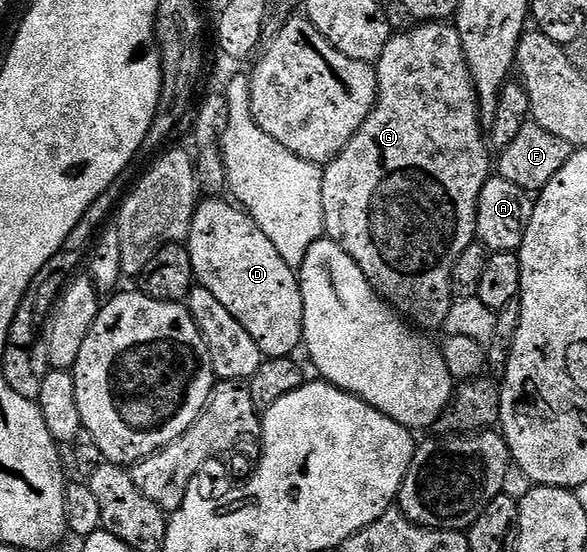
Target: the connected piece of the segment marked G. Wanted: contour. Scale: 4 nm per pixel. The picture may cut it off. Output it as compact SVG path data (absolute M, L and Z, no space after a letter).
M447 21L425 22L393 33L392 39L388 41L382 52L382 56L375 62L374 69L376 71L376 103L370 116L362 124L362 128L358 128L358 132L350 140L350 144L346 144L346 148L342 148L342 152L333 162L323 167L324 232L334 244L338 244L342 248L342 252L346 252L352 257L354 264L358 264L358 268L362 268L368 283L376 289L377 294L397 314L425 331L439 331L443 327L454 301L451 292L451 269L454 268L455 261L462 255L462 252L466 251L468 246L473 245L476 238L476 209L479 204L479 194L490 177L490 171L488 171L490 146L486 141L485 133L483 136L480 132L482 123L476 87L472 85L472 77L466 64L460 34L455 25L449 24Z

